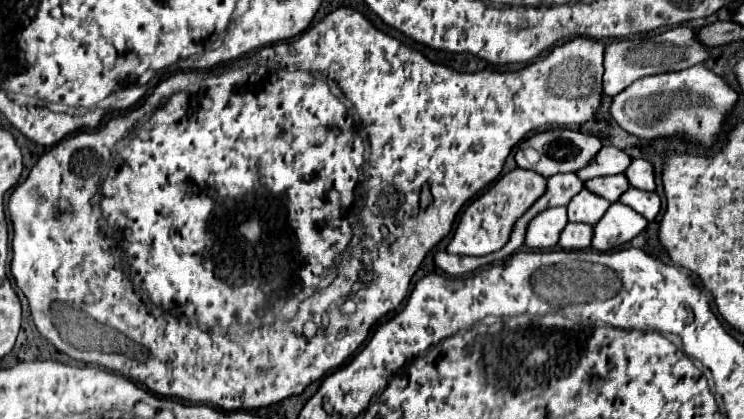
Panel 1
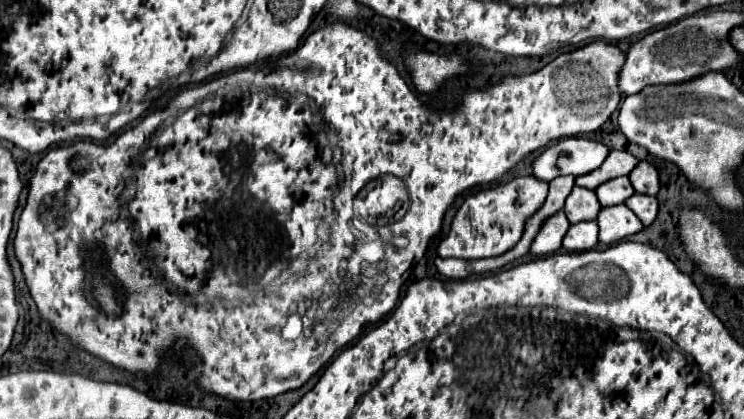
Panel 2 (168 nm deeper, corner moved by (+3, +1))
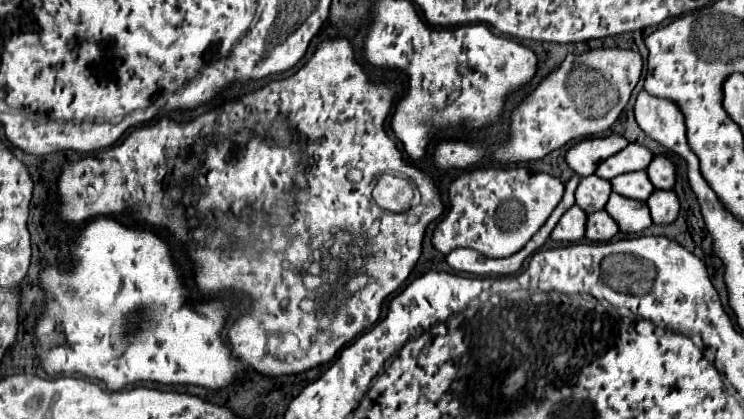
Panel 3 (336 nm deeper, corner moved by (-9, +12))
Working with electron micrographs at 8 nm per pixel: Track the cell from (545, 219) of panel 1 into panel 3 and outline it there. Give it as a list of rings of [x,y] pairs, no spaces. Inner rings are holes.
[[[572,206],[558,222],[558,226],[552,230],[552,240],[556,242],[578,242],[586,234],[586,220],[588,216],[578,208]]]

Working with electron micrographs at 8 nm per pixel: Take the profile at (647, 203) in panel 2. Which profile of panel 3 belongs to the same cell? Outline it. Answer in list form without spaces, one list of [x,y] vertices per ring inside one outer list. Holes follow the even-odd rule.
[[[654,190],[652,196],[648,198],[648,208],[650,208],[654,224],[670,224],[678,218],[680,200],[674,192]]]

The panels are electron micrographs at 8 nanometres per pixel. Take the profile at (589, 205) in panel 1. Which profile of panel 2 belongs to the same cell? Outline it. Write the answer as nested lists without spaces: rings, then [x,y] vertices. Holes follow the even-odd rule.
[[[574,185],[572,193],[566,199],[564,213],[570,223],[580,223],[580,221],[594,221],[600,213],[602,205],[592,189],[584,189]]]

